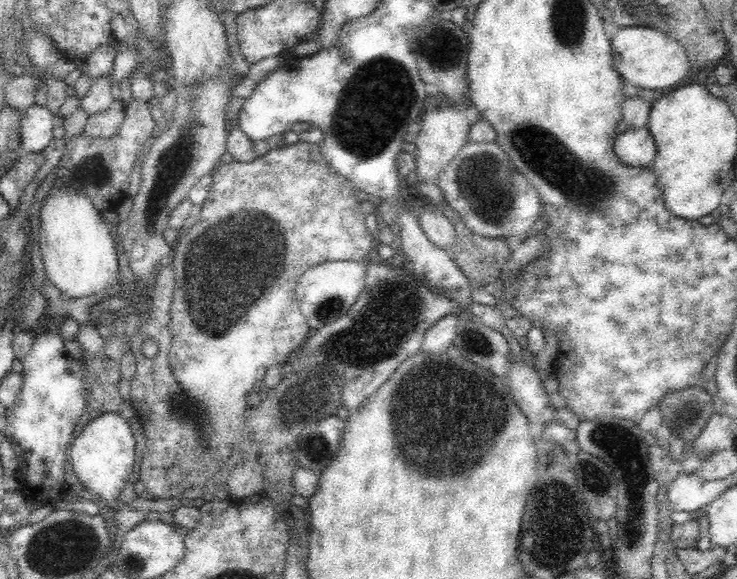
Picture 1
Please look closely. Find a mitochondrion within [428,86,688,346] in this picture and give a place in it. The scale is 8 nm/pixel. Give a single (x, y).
(588, 188)

